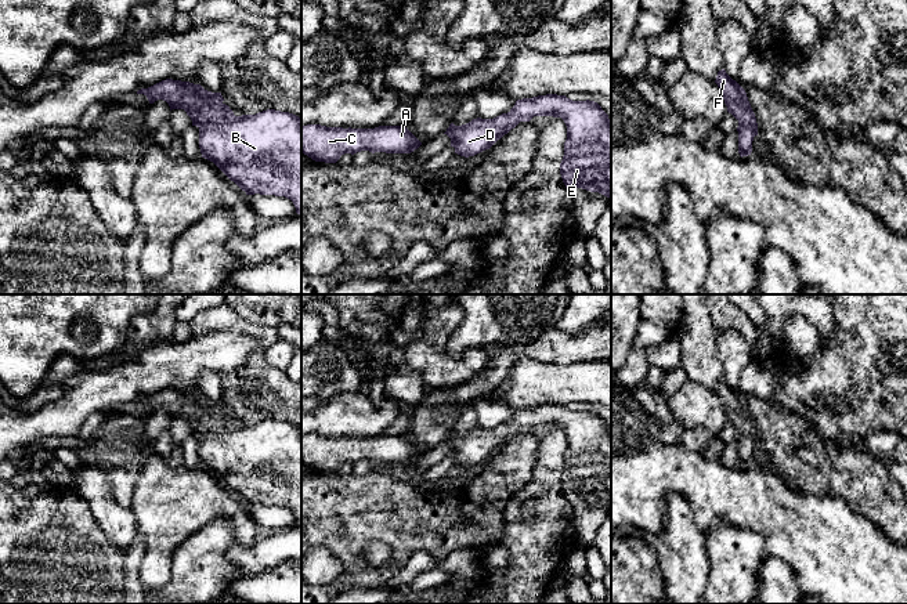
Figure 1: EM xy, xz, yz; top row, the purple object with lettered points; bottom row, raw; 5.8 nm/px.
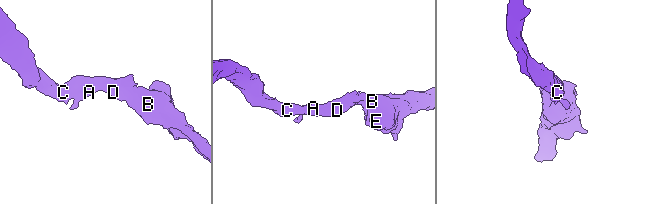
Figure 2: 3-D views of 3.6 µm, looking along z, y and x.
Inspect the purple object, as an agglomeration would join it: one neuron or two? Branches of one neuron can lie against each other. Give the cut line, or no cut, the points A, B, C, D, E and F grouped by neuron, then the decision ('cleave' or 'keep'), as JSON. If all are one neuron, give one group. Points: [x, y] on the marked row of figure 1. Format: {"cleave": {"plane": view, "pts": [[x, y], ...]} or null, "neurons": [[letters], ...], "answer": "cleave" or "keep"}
{"cleave": null, "neurons": [["A", "B", "C", "D", "E", "F"]], "answer": "keep"}

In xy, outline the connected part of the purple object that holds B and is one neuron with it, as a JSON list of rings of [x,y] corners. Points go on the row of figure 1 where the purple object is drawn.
[[[166,79],[141,88],[149,104],[163,100],[171,109],[184,109],[199,129],[202,158],[213,162],[246,195],[275,195],[290,199],[301,216],[301,122],[300,117],[275,109],[256,115],[235,116],[223,101],[221,93],[205,90],[200,84]]]

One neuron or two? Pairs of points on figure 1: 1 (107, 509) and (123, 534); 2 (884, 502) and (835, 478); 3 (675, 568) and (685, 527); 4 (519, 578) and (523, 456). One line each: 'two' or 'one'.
1: one
2: one
3: one
4: two

